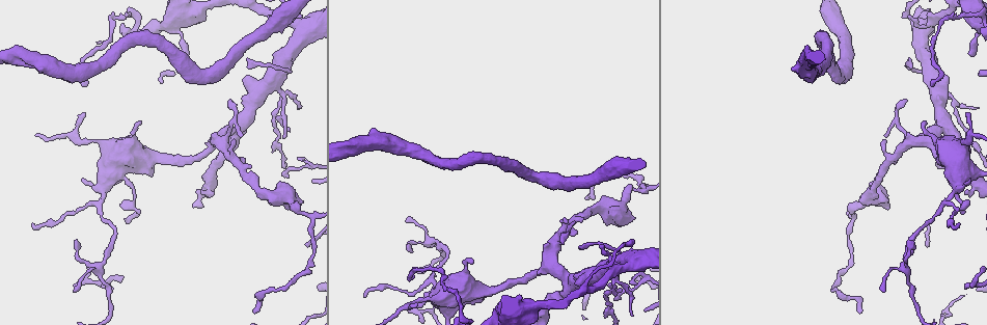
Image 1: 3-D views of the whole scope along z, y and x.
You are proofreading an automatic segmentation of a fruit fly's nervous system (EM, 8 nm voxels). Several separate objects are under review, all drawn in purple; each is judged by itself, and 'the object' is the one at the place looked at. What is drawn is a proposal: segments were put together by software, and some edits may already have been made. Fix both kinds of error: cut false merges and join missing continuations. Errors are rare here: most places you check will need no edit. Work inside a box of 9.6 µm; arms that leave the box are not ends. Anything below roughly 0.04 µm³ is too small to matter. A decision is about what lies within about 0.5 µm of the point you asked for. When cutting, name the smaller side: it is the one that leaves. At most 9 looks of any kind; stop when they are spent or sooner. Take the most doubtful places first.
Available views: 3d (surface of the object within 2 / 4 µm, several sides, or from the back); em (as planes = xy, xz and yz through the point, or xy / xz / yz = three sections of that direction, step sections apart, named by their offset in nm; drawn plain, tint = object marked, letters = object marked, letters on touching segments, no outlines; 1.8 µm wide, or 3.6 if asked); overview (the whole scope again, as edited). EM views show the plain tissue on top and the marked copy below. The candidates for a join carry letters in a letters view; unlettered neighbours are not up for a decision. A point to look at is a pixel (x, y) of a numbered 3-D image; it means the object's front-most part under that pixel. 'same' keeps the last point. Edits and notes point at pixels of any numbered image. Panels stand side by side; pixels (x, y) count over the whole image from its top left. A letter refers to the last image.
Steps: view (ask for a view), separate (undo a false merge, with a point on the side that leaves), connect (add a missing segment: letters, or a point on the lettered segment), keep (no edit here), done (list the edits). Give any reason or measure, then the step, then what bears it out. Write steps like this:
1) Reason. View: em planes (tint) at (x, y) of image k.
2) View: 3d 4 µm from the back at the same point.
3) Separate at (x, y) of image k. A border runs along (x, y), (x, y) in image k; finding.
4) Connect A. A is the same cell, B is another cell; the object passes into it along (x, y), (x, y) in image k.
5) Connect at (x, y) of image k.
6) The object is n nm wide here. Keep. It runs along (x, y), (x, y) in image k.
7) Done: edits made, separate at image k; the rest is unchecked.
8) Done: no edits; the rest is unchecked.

A fork. View: em 3.6 µm planes (letters) at (523, 311) of image 1.

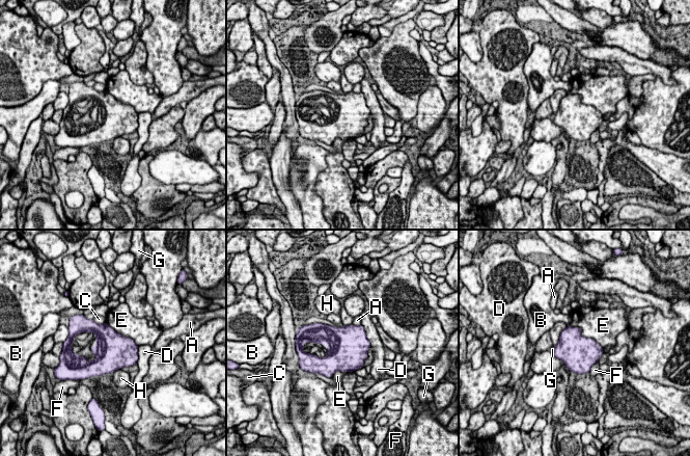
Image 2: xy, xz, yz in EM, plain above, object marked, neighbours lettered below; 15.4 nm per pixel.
The object is 550 nm wide here. Keep. A, B, C, D, E, F, G and H are other cells; all the same neuron.

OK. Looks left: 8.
Tapers out. View: 3d 4 µm at (563, 242) of image 1.

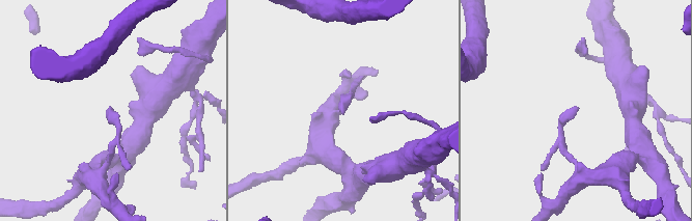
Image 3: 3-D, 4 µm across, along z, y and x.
Shape alone is not enough. View: em xz step 4 (tint) at (342, 110) of image 3.

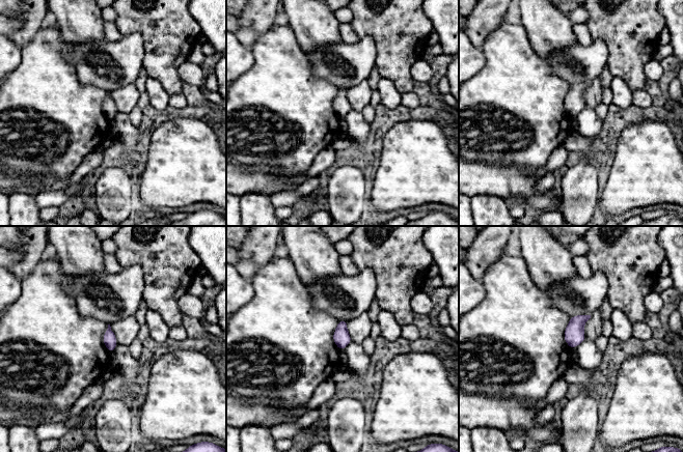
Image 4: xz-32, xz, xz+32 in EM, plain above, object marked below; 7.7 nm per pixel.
Another direction. View: em planes (letters) at the same point.

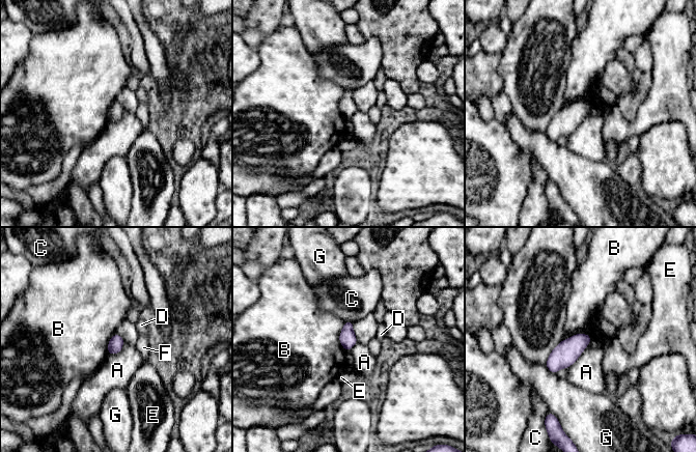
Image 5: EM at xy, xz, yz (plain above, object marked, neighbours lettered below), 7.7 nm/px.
Keep. A, B, C, D, E, F and G are other cells; a border runs along (589, 342), (580, 356), (567, 367) in image 5; no lettered segment goes on from it.

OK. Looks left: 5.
Tapers out. View: em yz step 4 (tint) at (860, 313) of image 1.

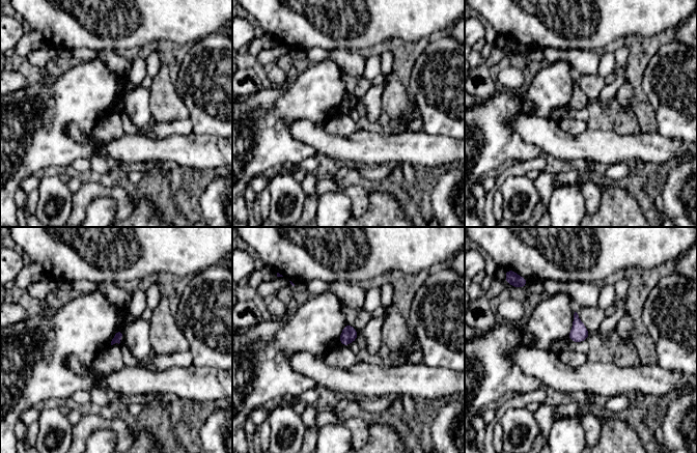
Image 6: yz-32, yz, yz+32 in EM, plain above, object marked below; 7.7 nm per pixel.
Another direction. View: em planes (letters) at the same point.

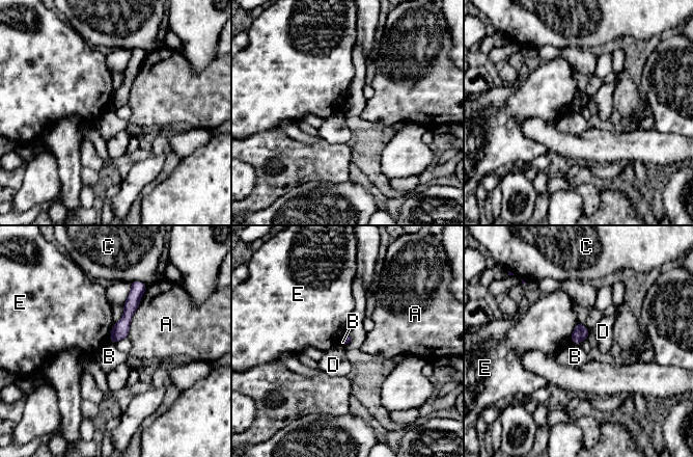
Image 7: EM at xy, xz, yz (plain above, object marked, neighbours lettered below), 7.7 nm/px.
Keep. A, B, C, D and E are other cells; none of them fits.

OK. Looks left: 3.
Tapers out. View: 3d 4 µm from the back at (141, 122) of image 1.

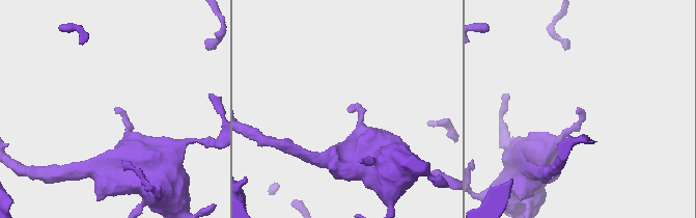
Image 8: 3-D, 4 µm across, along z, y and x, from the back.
Need the tissue. View: em yz step 16 (letters) at (347, 108) of image 8.

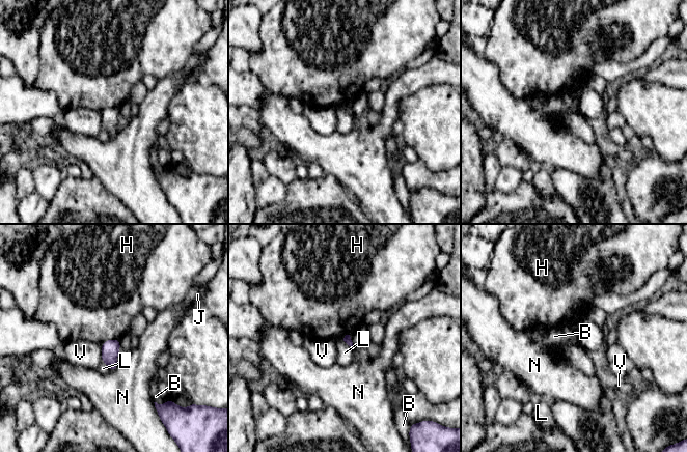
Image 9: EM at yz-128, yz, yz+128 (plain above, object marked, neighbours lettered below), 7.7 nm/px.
View: em planes (letters) at the same point.

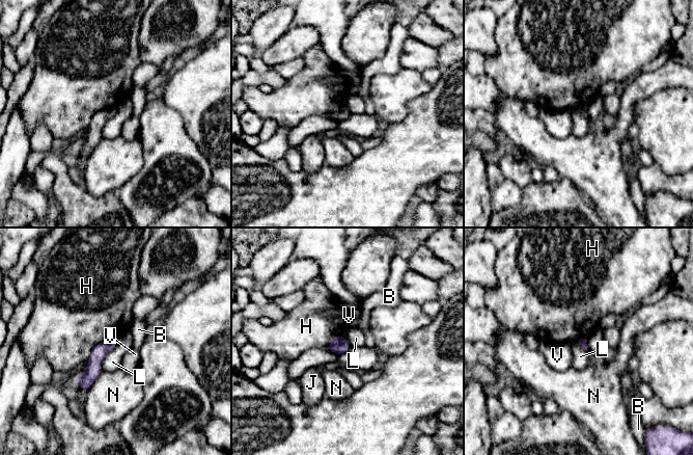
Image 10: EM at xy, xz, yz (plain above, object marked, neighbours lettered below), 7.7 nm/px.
Keep. B, H, J, L, N and V are other cells; it runs along (113, 343), (81, 384) in image 10; none of them fits.

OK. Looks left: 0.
Done: no edits; the rest is unchecked.

